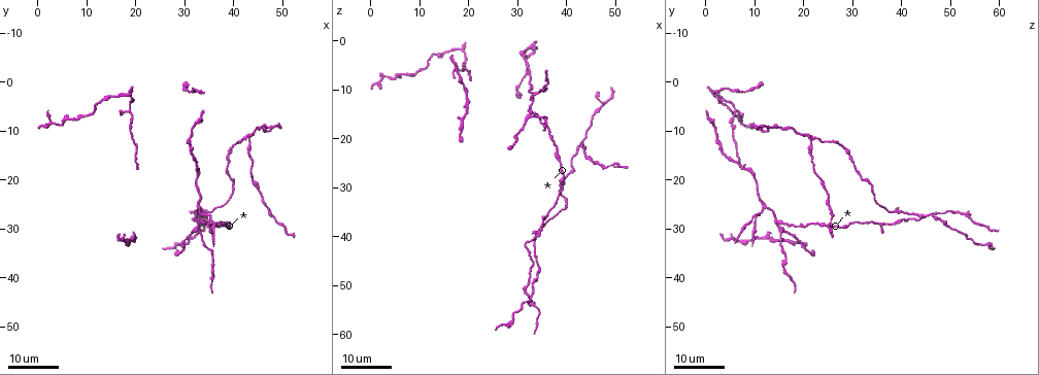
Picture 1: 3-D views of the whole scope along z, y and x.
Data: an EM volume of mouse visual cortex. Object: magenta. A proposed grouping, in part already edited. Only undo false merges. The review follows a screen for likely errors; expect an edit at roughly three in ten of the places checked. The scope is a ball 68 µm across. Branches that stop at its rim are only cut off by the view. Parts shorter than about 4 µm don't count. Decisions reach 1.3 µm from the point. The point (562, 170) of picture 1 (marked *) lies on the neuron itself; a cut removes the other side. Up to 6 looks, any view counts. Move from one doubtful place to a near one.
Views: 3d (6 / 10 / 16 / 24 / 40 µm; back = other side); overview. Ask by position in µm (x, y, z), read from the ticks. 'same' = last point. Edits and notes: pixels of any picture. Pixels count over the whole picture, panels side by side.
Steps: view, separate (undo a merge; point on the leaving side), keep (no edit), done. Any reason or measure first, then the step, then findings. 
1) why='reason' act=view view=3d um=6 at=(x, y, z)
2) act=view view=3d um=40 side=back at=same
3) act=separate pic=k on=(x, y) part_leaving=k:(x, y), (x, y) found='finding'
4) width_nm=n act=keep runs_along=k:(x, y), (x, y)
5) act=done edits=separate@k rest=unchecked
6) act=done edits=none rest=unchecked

why='three arms meet' act=view view=3d um=24 at=(32.5, 29.5, 14.5)

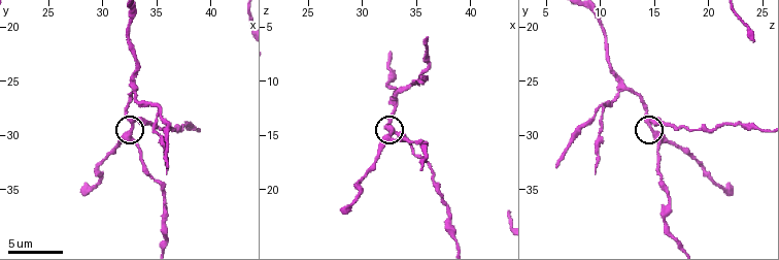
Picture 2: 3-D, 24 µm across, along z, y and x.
act=view view=3d um=6 at=(32.8, 29.2, 14.6)

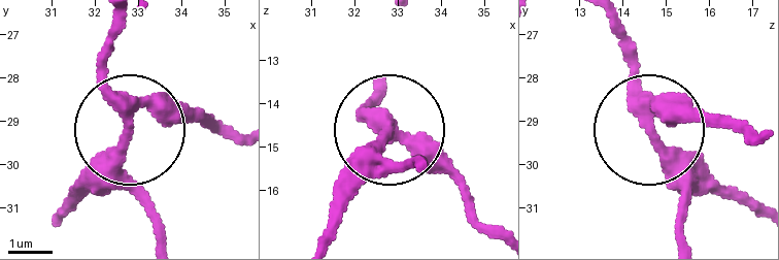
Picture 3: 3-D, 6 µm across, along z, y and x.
side_arm_um=42 arms=3 act=keep found='all the same neuron'

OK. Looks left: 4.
why='branch point' act=view view=3d um=10 at=(35.2, 27.4, 9.8)

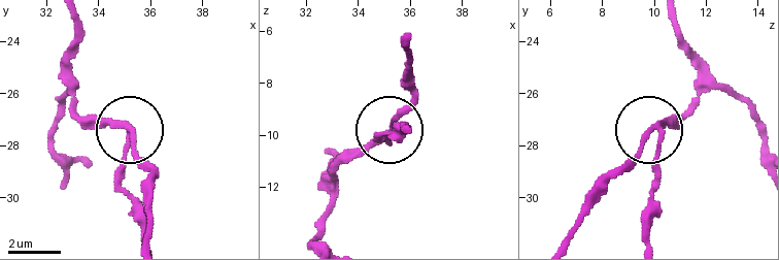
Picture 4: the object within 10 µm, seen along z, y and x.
act=separate pic=4 on=(125, 167) part_leaving=4:(664, 131), (650, 242) found='a second neuron is stuck on'

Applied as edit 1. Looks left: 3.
act=view view=overview

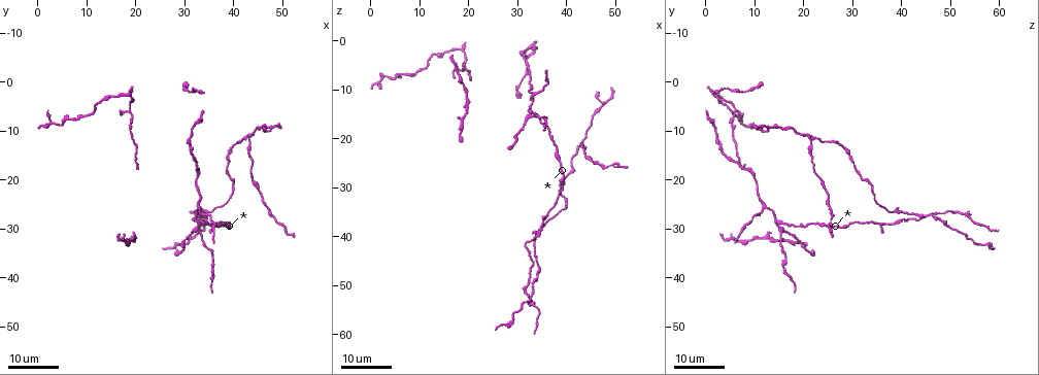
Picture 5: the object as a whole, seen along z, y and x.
why='three arms meet' act=view view=3d um=16 at=(43.5, 11.5, 21.5)

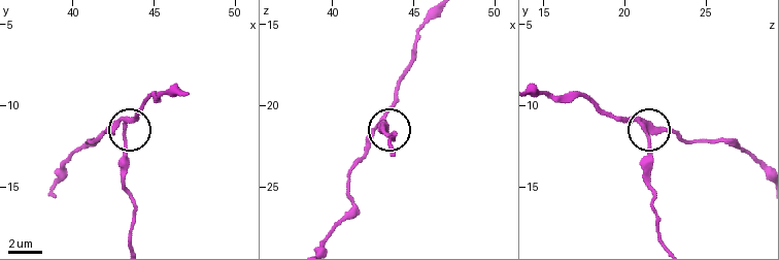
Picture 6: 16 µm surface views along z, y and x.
act=view view=3d um=6 at=(43.3, 11.8, 21.3)

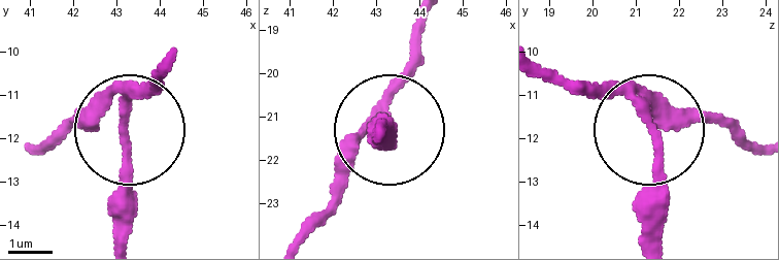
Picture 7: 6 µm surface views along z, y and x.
arms=3 act=keep runs_along=7:(32, 151), (72, 118), (124, 121), (158, 66) found='all the same neuron'

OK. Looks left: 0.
act=done edits=separate@4 rest=unchecked

